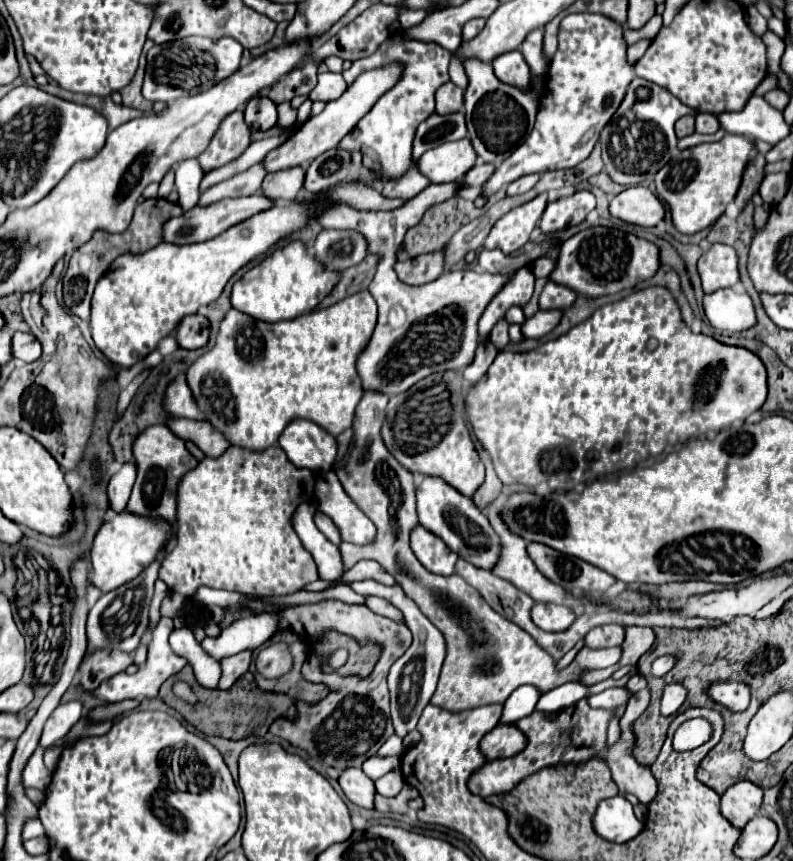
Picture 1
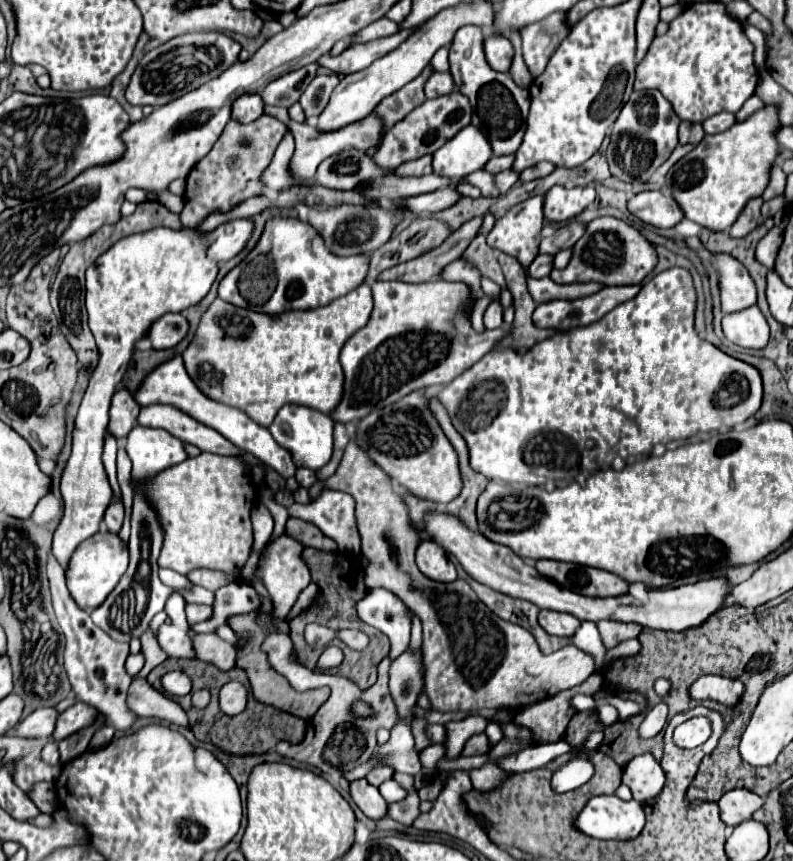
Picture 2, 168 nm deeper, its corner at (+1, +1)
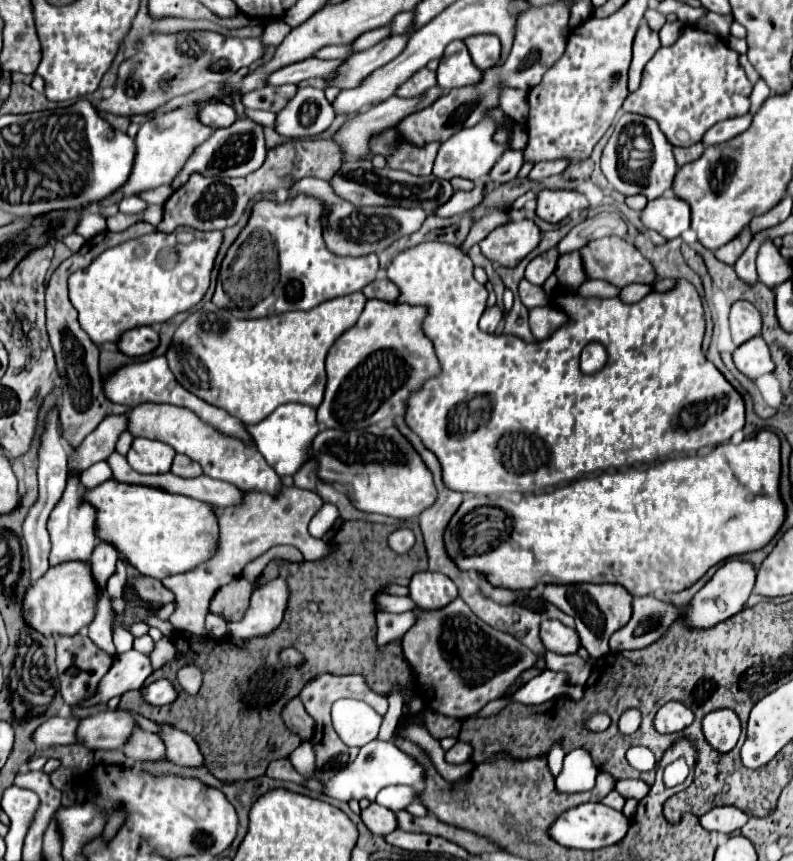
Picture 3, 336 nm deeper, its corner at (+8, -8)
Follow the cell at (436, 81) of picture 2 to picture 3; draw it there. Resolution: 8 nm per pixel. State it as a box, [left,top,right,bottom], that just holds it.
[396,68,436,98]

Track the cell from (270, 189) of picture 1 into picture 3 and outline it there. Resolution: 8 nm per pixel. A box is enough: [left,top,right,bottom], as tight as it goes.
[332,88,442,160]

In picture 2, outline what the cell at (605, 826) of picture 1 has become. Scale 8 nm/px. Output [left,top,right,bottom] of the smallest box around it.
[573,795,645,839]

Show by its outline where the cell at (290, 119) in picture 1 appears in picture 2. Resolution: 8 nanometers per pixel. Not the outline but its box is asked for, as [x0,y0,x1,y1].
[179,115,287,227]

